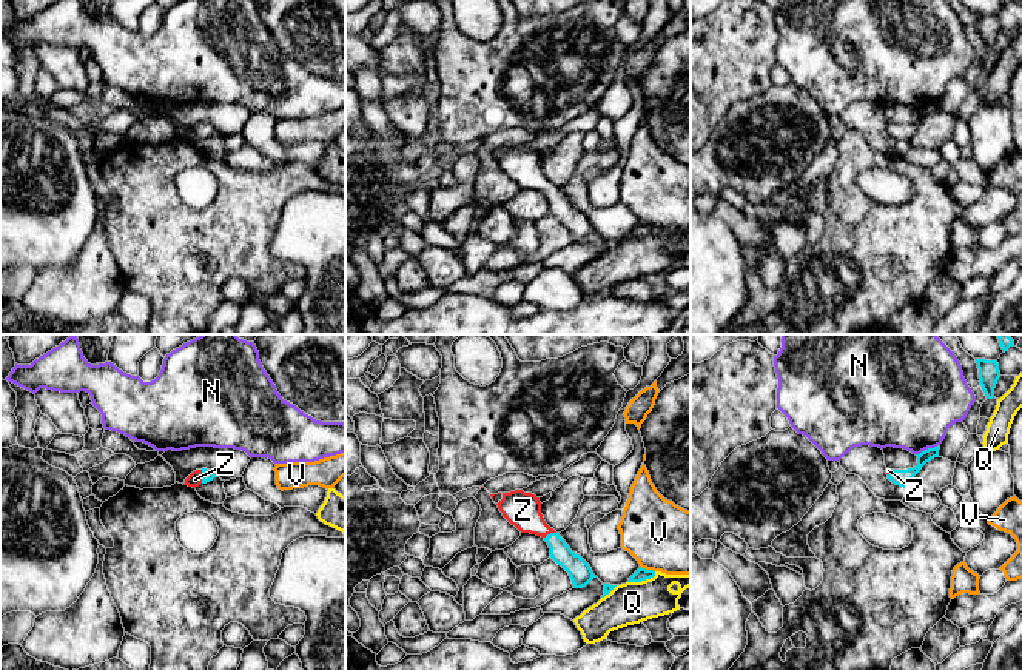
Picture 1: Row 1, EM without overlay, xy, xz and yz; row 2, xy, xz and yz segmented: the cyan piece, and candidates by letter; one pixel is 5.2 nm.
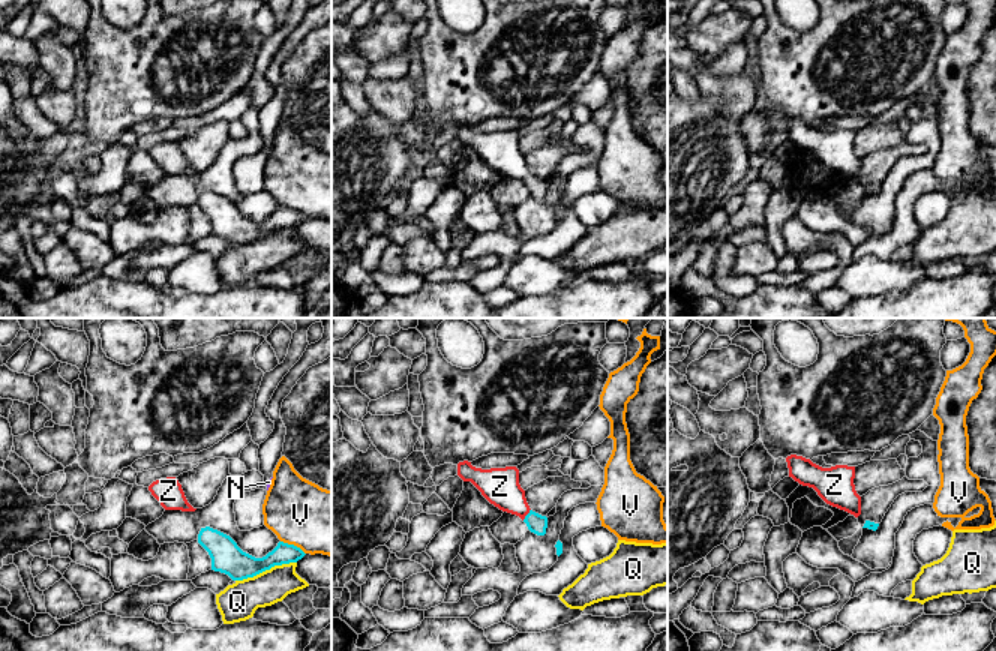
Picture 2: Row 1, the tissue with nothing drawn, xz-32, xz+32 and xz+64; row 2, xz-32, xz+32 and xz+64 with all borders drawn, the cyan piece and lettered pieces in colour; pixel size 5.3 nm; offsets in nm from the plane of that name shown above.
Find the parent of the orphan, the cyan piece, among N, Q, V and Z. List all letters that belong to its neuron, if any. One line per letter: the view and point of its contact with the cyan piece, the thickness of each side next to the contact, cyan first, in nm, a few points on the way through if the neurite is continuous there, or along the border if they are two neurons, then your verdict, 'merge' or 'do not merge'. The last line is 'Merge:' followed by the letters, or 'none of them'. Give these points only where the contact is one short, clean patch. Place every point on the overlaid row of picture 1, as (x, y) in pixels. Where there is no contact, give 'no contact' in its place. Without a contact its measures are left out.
N: yz (928, 448) | 90/460 nm | do not merge
Q: xz (642, 579) | 70/220 nm | along xz (655, 572), (649, 578), (628, 582) | do not merge
V: xz (648, 570) | 70/360 nm | do not merge
Z: xy (202, 476) | 60/80 nm | across xy (207, 475), (202, 476), (194, 479) | merge
Merge: Z

